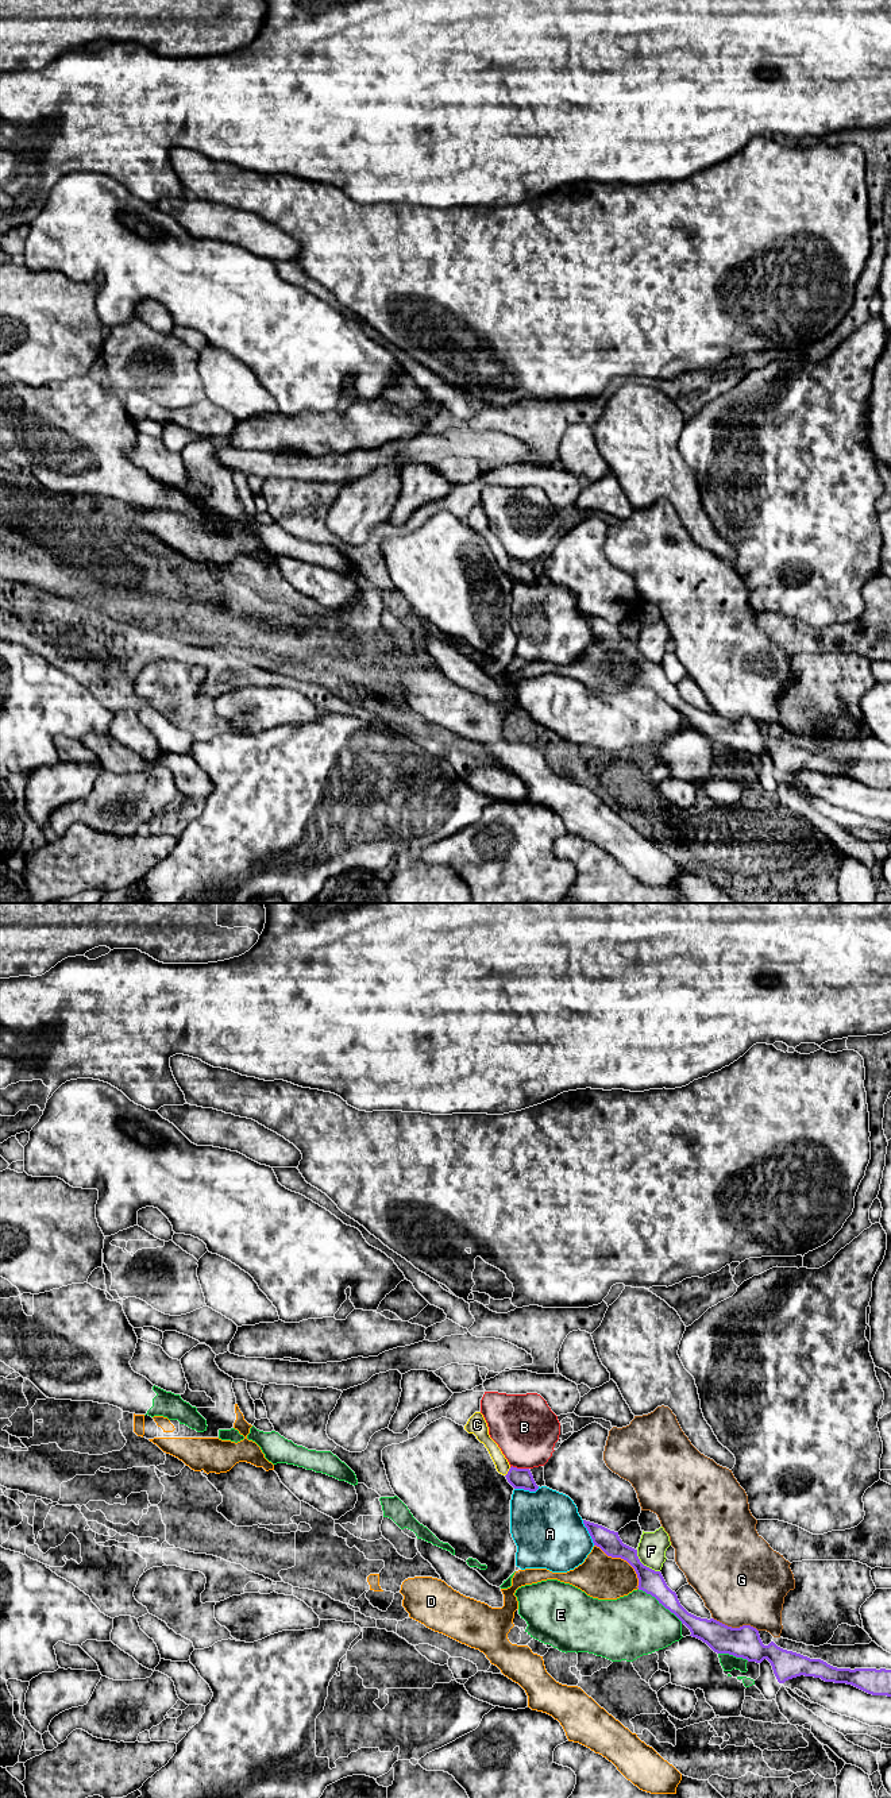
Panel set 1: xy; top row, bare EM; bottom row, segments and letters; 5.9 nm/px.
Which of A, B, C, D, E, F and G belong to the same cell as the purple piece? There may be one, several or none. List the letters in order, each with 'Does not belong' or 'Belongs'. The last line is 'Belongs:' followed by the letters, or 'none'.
A: Does not belong
B: Does not belong
C: Belongs
D: Does not belong
E: Does not belong
F: Does not belong
G: Does not belong
Belongs: C

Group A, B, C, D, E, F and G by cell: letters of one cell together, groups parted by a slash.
A / B / C / D / E / F / G

